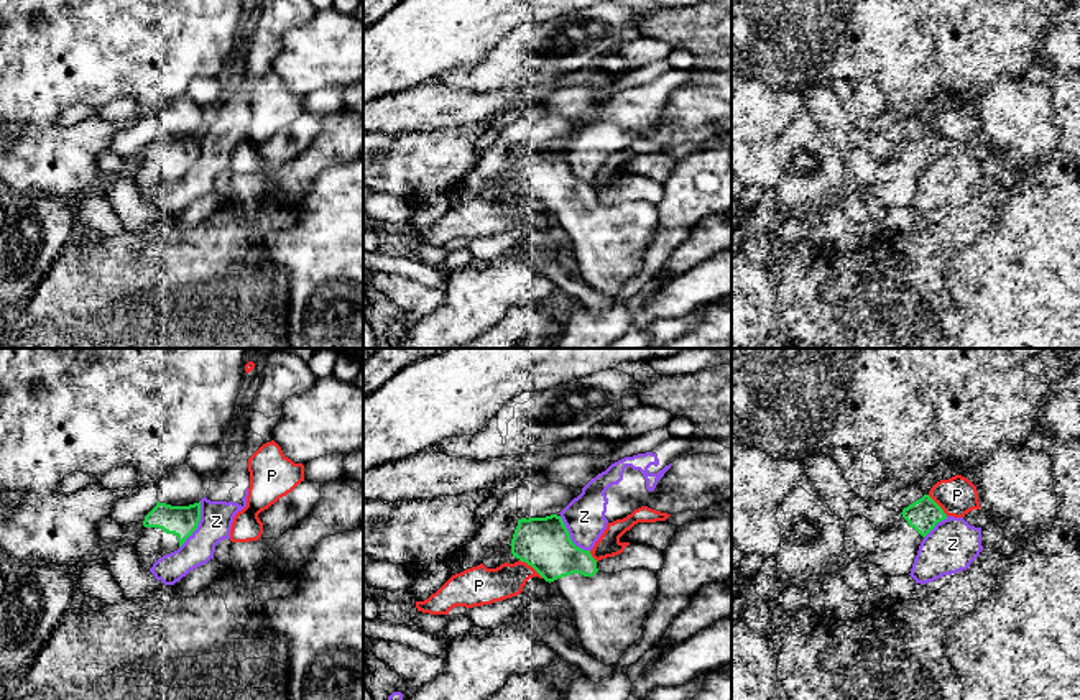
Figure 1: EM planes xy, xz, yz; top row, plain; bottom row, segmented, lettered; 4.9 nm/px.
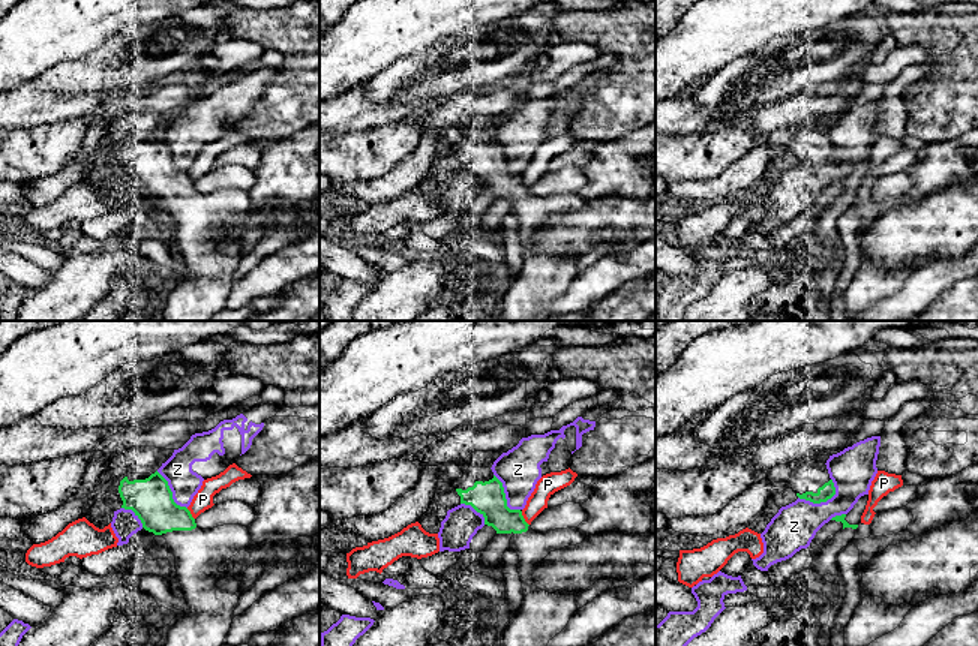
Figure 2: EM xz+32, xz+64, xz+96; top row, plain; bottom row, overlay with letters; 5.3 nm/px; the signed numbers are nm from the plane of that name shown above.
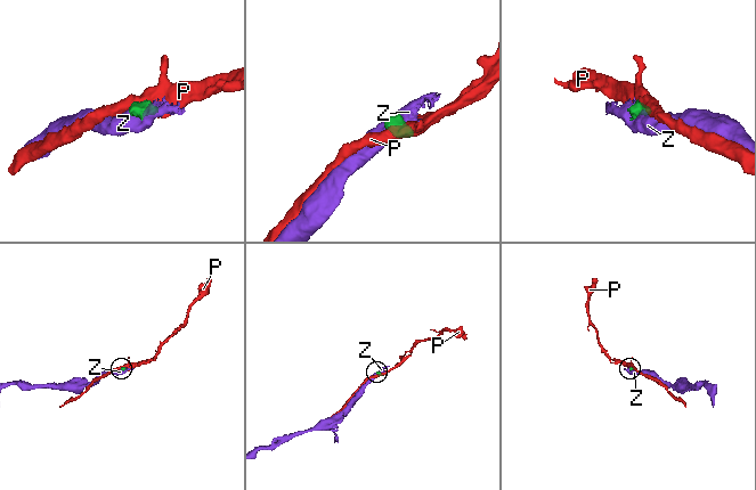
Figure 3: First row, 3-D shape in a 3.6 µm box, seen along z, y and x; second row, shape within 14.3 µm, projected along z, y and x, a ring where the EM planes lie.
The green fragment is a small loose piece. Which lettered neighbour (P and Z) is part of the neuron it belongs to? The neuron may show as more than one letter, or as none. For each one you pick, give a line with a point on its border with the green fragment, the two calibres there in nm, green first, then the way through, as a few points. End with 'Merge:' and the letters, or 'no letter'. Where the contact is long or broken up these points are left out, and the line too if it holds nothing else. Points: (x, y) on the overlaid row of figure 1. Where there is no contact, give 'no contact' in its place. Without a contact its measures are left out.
Merge: no letter

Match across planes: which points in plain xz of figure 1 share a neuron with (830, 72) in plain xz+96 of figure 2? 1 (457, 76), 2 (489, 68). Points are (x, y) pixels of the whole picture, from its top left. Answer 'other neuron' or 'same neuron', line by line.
1: same neuron
2: same neuron

